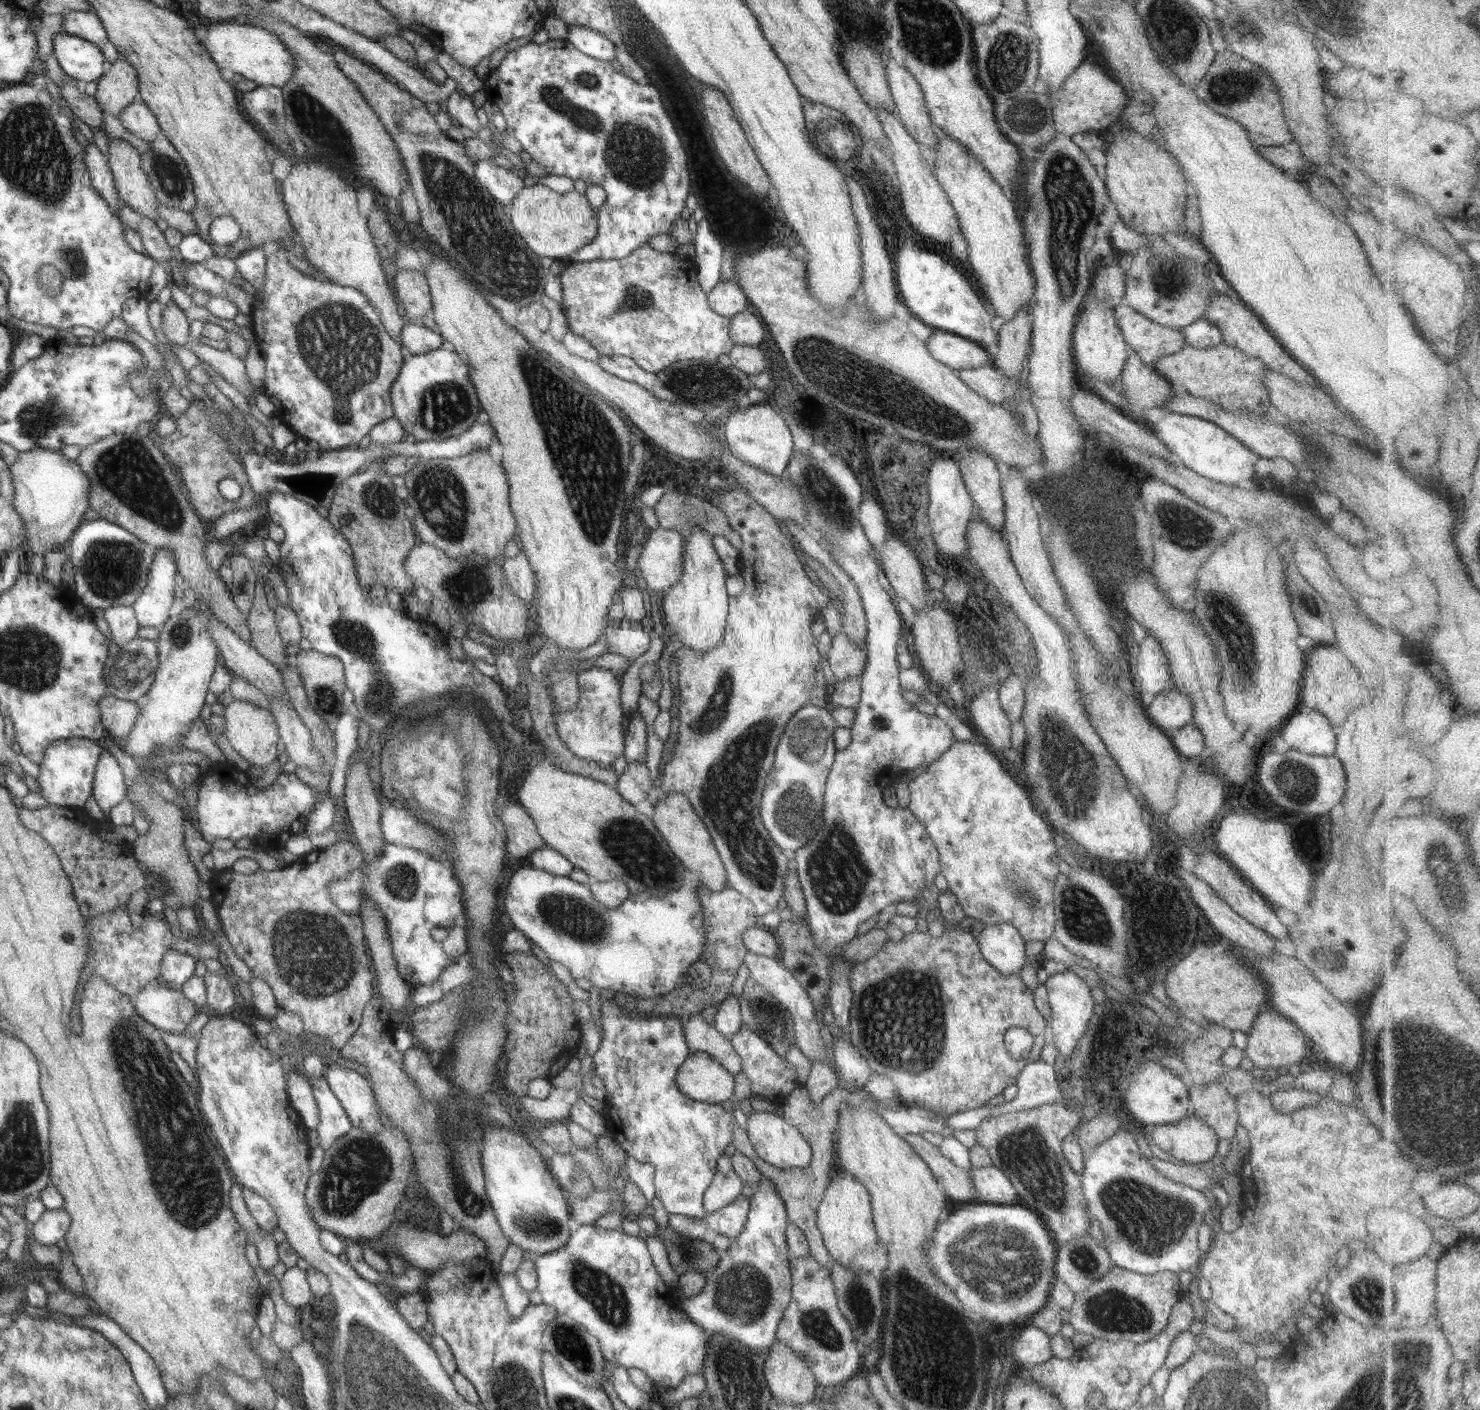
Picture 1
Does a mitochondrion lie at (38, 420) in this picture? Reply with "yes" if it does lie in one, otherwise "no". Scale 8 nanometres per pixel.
yes

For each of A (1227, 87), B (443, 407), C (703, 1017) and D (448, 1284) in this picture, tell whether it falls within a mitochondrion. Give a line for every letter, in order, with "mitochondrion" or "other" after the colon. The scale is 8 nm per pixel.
A: mitochondrion
B: mitochondrion
C: other
D: other

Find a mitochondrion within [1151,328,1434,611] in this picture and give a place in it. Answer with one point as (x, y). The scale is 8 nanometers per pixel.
(1188, 530)

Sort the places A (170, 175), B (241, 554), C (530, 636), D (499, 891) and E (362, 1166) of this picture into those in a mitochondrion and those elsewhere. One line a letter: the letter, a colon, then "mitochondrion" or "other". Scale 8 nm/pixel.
A: mitochondrion
B: other
C: other
D: other
E: mitochondrion

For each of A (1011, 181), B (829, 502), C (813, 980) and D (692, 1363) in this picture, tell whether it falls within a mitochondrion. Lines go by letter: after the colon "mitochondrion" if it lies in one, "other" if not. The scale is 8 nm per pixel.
A: other
B: mitochondrion
C: other
D: other

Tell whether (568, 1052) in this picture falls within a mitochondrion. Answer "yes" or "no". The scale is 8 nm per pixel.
no

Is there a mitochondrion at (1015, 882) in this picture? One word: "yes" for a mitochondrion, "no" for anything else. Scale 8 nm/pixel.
yes

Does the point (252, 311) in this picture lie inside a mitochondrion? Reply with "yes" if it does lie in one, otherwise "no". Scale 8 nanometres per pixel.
no

